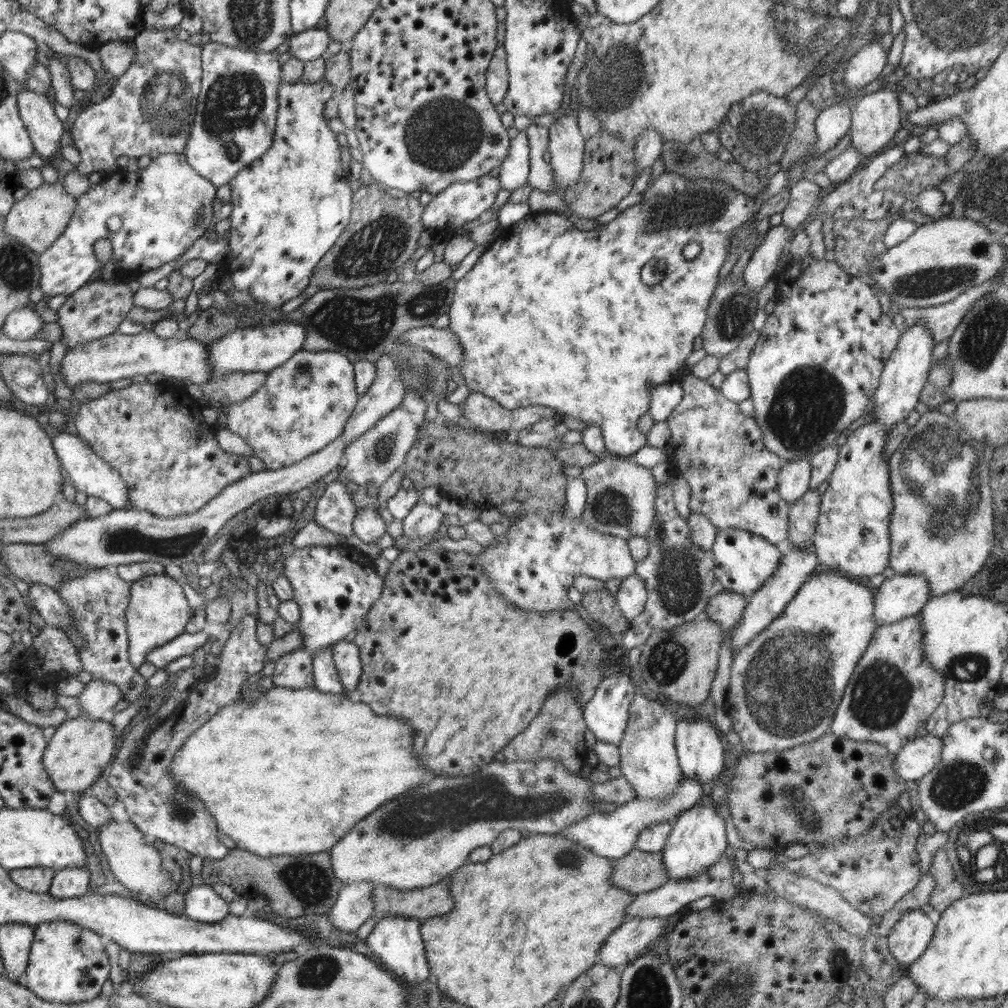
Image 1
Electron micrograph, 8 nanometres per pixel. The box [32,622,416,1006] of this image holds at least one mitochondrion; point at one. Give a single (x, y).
(308, 882)

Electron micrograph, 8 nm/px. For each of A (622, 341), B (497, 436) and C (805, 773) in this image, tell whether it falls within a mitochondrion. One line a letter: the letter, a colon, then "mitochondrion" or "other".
A: other
B: other
C: other

